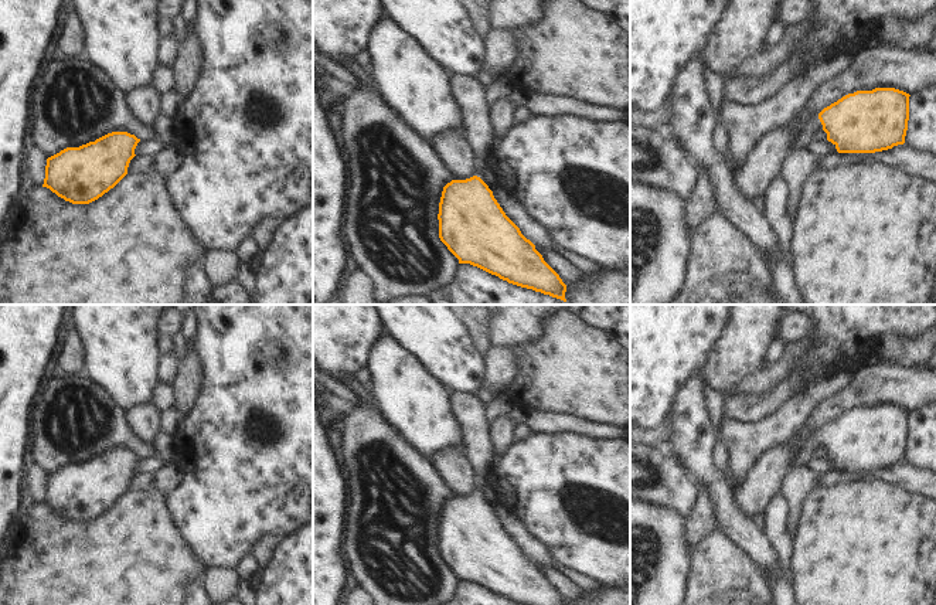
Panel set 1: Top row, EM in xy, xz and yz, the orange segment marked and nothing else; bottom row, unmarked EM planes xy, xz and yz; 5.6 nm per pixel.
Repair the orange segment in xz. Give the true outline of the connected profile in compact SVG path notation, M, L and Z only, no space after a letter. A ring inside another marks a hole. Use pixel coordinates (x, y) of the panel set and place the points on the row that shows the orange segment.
M476 160L476 170L470 179L452 180L443 187L438 214L440 241L459 259L459 264L470 264L508 283L566 302L566 285L544 261L535 245L506 215L493 191L483 181L486 164Z

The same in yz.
M875 88L872 91L848 94L821 112L801 118L794 126L794 137L790 147L797 150L807 147L820 130L827 133L827 140L835 146L838 153L875 153L903 145L909 120L909 96L909 94L895 88Z

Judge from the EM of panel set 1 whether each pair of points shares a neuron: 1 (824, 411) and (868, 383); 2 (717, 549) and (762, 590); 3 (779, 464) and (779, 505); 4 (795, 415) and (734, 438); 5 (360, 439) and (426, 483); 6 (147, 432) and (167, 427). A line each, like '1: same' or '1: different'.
1: same
2: same
3: different
4: same
5: same
6: different

